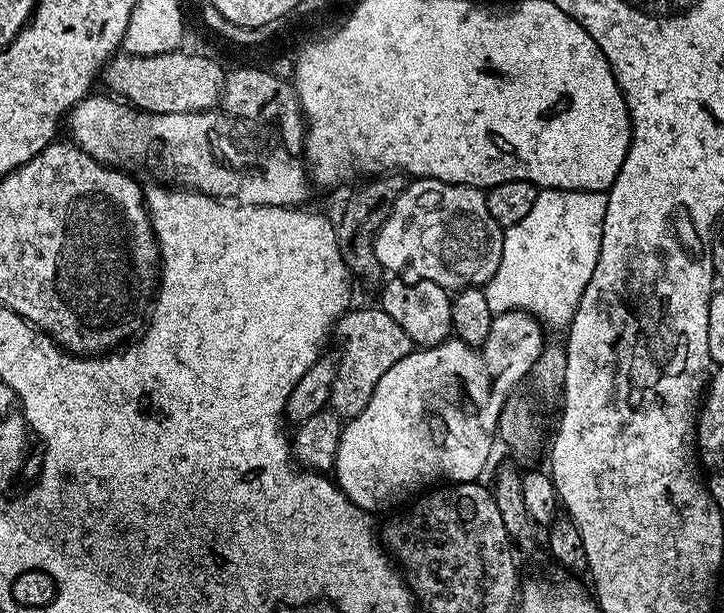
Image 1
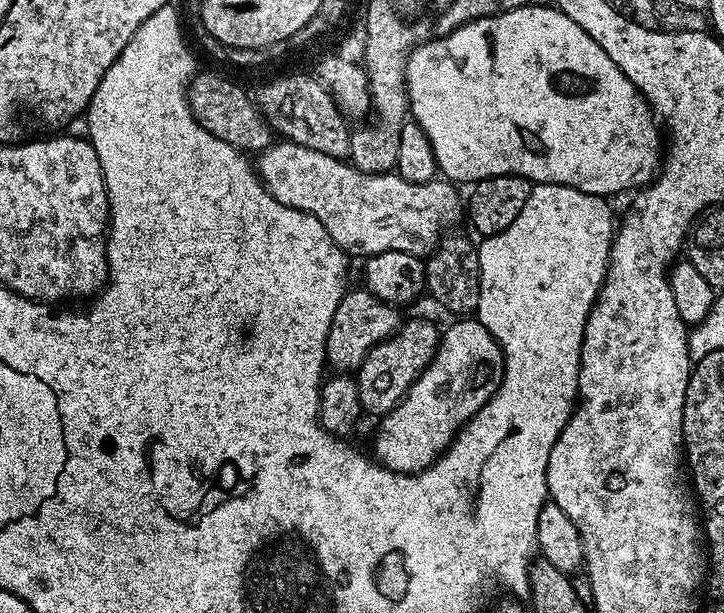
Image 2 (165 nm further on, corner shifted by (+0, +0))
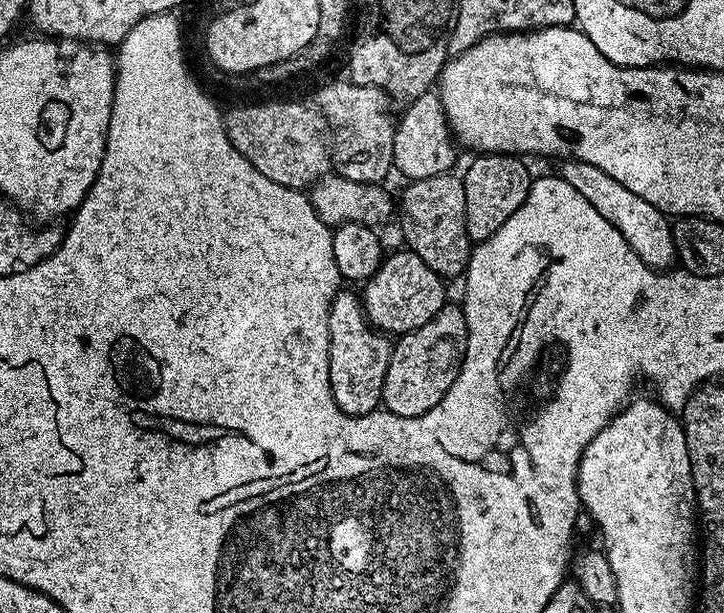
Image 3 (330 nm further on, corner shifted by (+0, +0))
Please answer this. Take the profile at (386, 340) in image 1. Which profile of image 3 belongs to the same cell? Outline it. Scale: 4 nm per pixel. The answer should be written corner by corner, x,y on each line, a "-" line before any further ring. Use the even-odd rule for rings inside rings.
445,303
444,308
438,310
438,314
434,314
434,318
430,322
426,322
426,326
418,326
418,330
407,332
393,343
390,366
386,366
383,407
387,411
406,418
414,418
426,414
426,410
434,410
434,406
438,406
438,402
442,402
446,390
450,390
450,386
454,386
464,361
467,345
468,327
463,307
459,303

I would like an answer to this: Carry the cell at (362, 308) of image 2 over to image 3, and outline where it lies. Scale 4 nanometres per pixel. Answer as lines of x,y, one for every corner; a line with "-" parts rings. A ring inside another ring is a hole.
401,250
389,251
376,273
363,281
362,303
364,313
377,332
387,334
392,338
404,336
407,332
418,330
418,326
426,326
442,310
446,303
444,297
445,277
439,276
418,254

